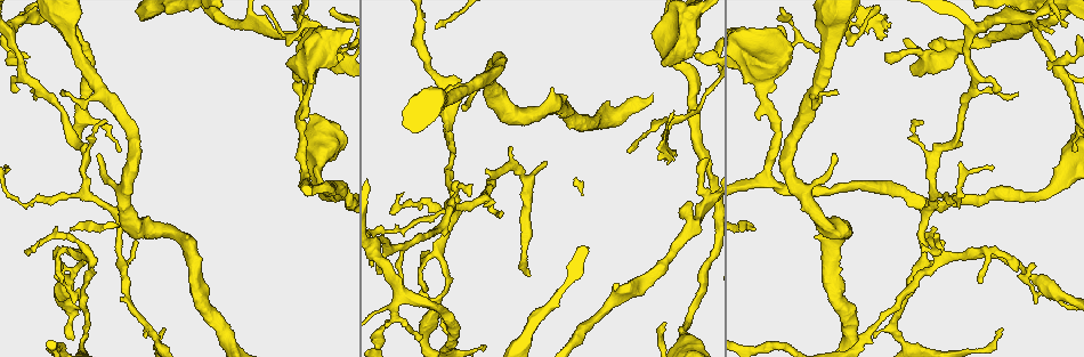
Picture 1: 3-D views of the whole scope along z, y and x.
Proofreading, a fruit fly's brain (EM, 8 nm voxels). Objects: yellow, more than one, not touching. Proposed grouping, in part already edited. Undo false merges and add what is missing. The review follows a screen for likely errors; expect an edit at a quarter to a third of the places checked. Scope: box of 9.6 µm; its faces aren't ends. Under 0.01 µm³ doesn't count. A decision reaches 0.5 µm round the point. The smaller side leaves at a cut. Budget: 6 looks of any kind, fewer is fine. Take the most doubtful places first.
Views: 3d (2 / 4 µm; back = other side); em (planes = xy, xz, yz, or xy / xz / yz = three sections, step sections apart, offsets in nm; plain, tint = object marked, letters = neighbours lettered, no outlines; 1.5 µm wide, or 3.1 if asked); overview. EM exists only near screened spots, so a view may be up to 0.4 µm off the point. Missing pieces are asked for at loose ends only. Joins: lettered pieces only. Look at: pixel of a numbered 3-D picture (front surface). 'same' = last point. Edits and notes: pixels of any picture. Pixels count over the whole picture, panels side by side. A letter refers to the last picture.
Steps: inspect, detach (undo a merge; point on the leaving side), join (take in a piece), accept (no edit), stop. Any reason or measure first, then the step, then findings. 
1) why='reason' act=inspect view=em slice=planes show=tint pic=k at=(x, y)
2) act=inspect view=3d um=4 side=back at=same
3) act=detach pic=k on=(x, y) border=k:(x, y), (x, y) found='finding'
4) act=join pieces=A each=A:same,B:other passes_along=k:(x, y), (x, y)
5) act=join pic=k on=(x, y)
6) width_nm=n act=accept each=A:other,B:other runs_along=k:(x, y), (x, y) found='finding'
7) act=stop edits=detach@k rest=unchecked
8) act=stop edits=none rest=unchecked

why='a fork' act=inspect view=3d um=4 pic=1 at=(36, 89)

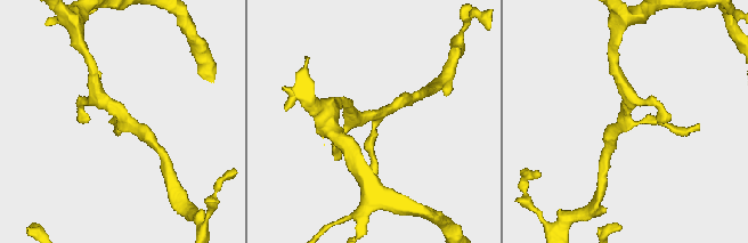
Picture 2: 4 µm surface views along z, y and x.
act=inspect view=em slice=planes show=letters pic=2 at=(625, 116)

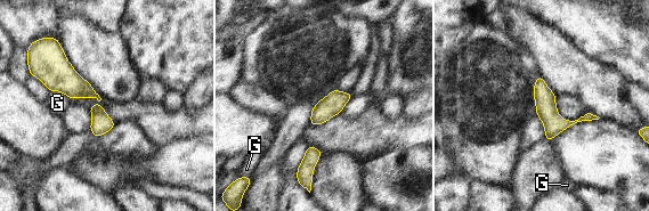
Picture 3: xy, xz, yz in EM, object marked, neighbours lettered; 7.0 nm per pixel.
width_nm=140 act=accept each=G:other runs_along=3:(58, 61), (98, 98), (100, 132) found='all the same cell'

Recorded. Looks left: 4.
why='an open end' act=inspect view=3d um=4 pic=1 at=(1047, 64)

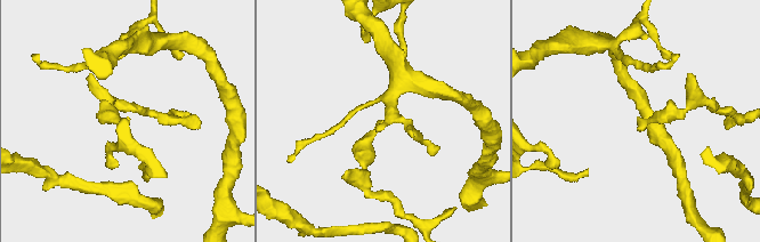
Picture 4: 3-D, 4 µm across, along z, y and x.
act=inspect view=em slice=yz step=8 show=tint pic=4 at=(129, 122)

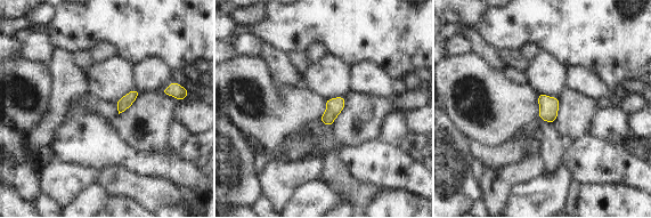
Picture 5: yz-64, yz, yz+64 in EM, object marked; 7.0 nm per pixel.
act=inspect view=em slice=yz step=8 show=letters at=same

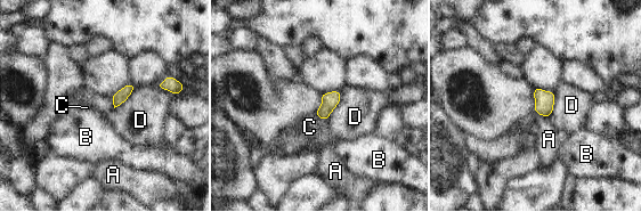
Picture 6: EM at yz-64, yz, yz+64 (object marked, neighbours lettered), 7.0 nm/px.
act=accept each=A:other,B:other,C:other,D:other border=6:(534, 111), (549, 117) found='none of them fits'

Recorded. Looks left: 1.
act=stop edits=none rest=unchecked

